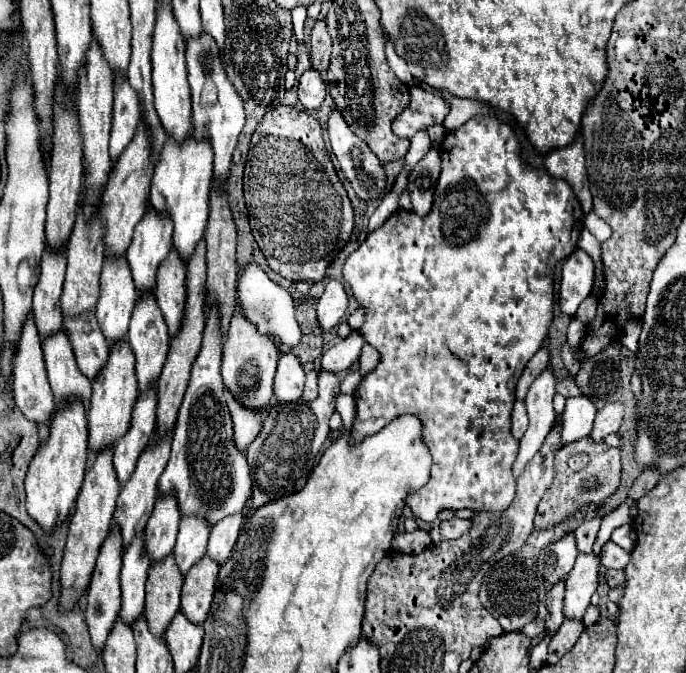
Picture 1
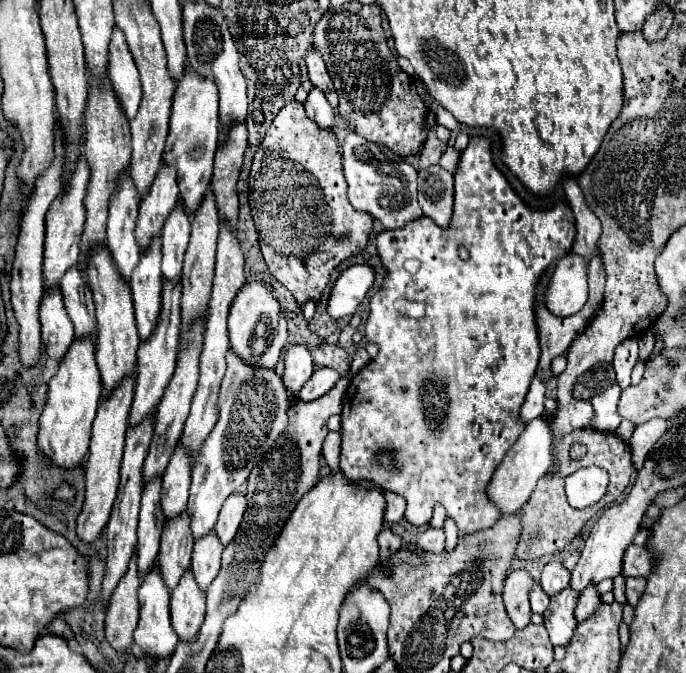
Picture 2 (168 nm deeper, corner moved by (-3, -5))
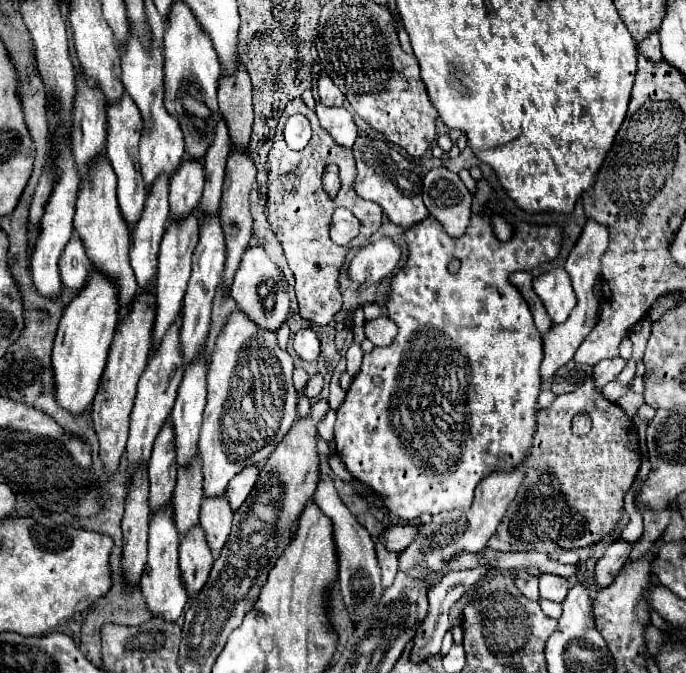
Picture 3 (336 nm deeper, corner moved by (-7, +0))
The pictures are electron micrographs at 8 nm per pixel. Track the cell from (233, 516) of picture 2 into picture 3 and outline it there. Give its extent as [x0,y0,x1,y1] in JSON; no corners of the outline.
[226,467,258,513]

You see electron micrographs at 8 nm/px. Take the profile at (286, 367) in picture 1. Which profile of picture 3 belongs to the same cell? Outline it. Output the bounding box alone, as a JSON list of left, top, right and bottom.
[292,329,320,361]

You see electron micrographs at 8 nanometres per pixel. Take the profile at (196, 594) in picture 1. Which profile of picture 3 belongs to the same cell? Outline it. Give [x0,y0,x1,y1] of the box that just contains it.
[200,497,232,559]

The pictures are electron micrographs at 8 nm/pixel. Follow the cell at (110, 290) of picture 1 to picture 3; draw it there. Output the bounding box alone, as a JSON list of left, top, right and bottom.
[106,93,146,225]

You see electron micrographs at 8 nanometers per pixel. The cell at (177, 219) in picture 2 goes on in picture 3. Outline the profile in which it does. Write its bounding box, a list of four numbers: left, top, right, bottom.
[170,163,204,221]

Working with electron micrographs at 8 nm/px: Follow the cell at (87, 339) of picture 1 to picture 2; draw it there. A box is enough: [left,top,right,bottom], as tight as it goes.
[60,268,96,338]

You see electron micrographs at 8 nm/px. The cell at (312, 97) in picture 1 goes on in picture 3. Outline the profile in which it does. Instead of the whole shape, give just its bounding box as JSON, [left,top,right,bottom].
[316,103,356,147]

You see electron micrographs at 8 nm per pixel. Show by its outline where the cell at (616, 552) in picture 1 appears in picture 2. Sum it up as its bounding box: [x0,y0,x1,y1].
[622,544,654,578]

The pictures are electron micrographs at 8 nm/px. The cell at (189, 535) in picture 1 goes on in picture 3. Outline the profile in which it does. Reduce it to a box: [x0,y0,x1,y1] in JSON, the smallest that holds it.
[198,311,296,497]

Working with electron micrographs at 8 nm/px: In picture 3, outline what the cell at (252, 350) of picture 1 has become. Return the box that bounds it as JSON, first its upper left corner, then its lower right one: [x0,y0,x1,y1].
[230,247,288,333]

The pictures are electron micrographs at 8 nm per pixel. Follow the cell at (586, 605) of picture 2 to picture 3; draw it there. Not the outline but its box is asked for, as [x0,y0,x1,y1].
[594,539,630,587]

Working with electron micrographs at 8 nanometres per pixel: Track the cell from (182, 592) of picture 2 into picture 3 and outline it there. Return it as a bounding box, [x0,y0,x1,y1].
[180,525,214,597]

